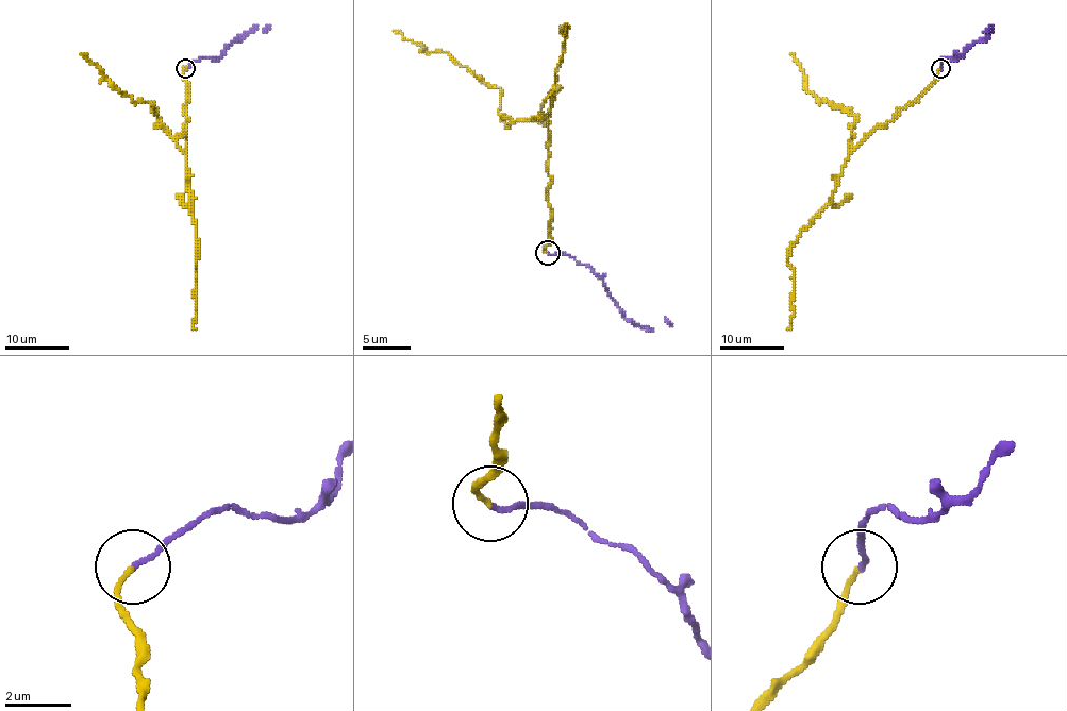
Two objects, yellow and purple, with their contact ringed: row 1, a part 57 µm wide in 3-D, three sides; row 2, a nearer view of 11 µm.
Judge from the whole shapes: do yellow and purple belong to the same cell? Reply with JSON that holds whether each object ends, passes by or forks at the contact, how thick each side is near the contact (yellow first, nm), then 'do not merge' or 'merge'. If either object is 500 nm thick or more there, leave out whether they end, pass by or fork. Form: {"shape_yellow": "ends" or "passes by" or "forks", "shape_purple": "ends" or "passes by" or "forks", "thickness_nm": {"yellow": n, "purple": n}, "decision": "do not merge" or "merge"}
{"shape_yellow": "ends", "shape_purple": "ends", "thickness_nm": {"yellow": 150, "purple": 150}, "decision": "merge"}

